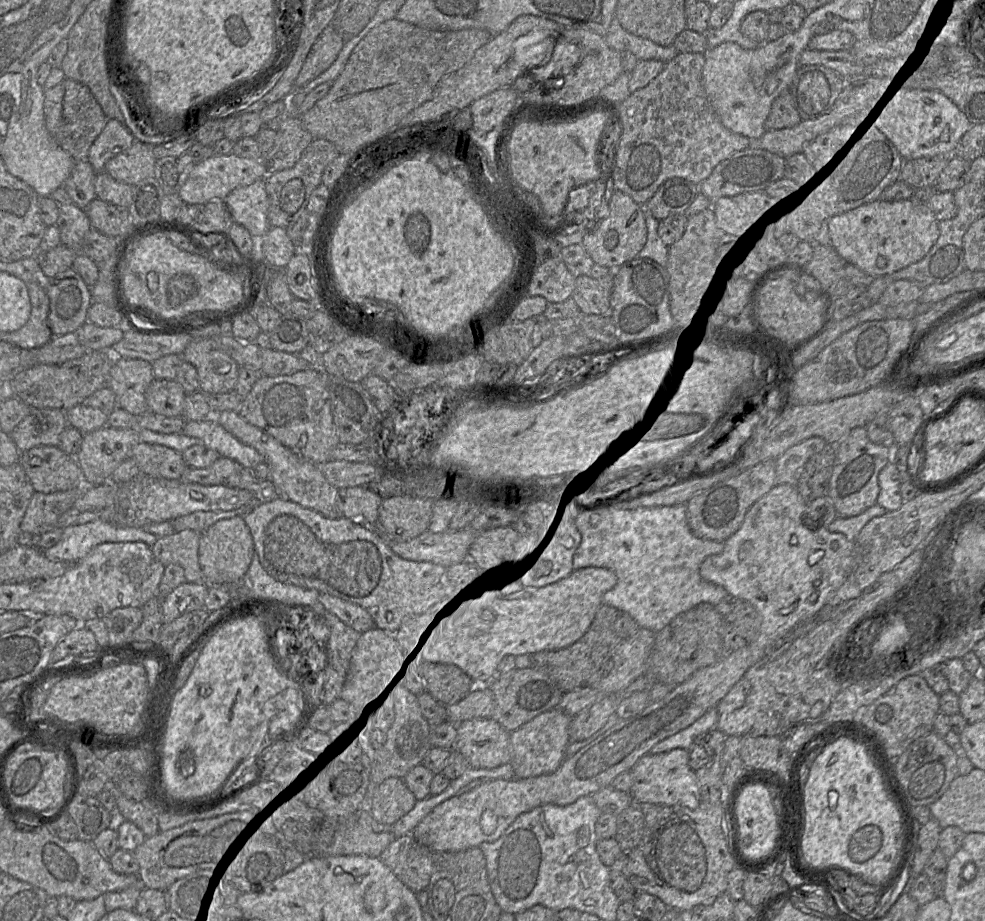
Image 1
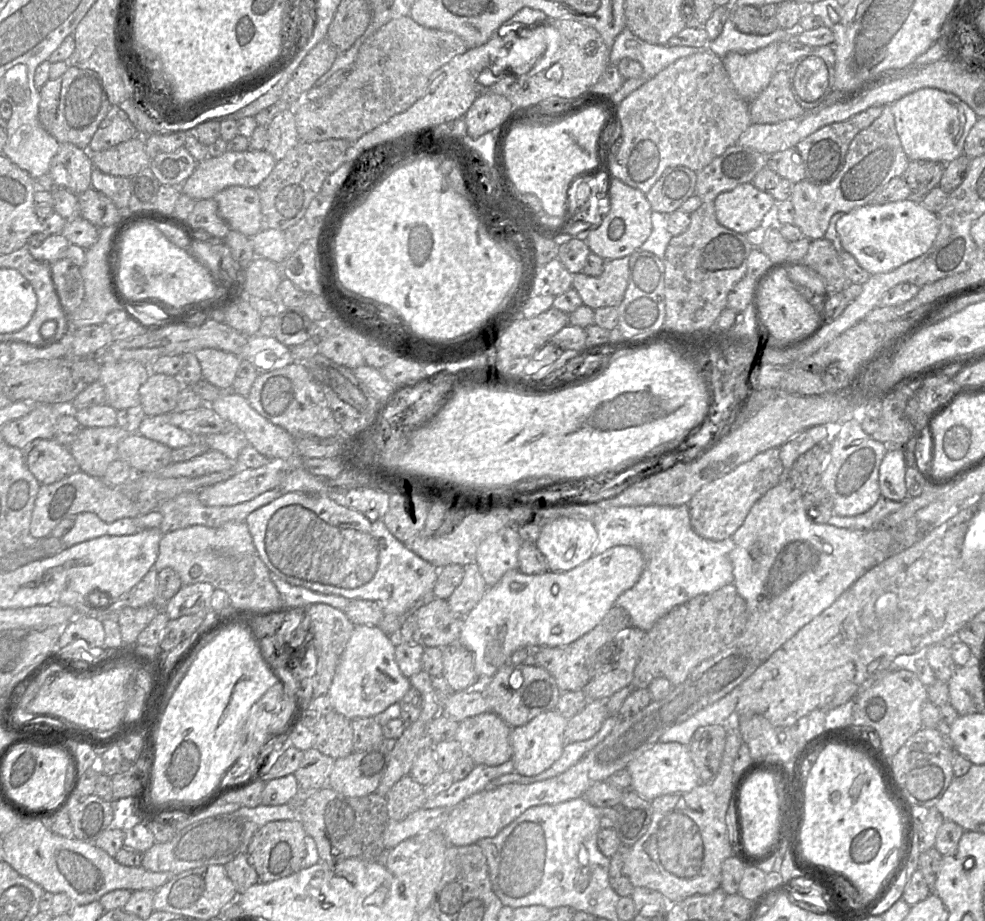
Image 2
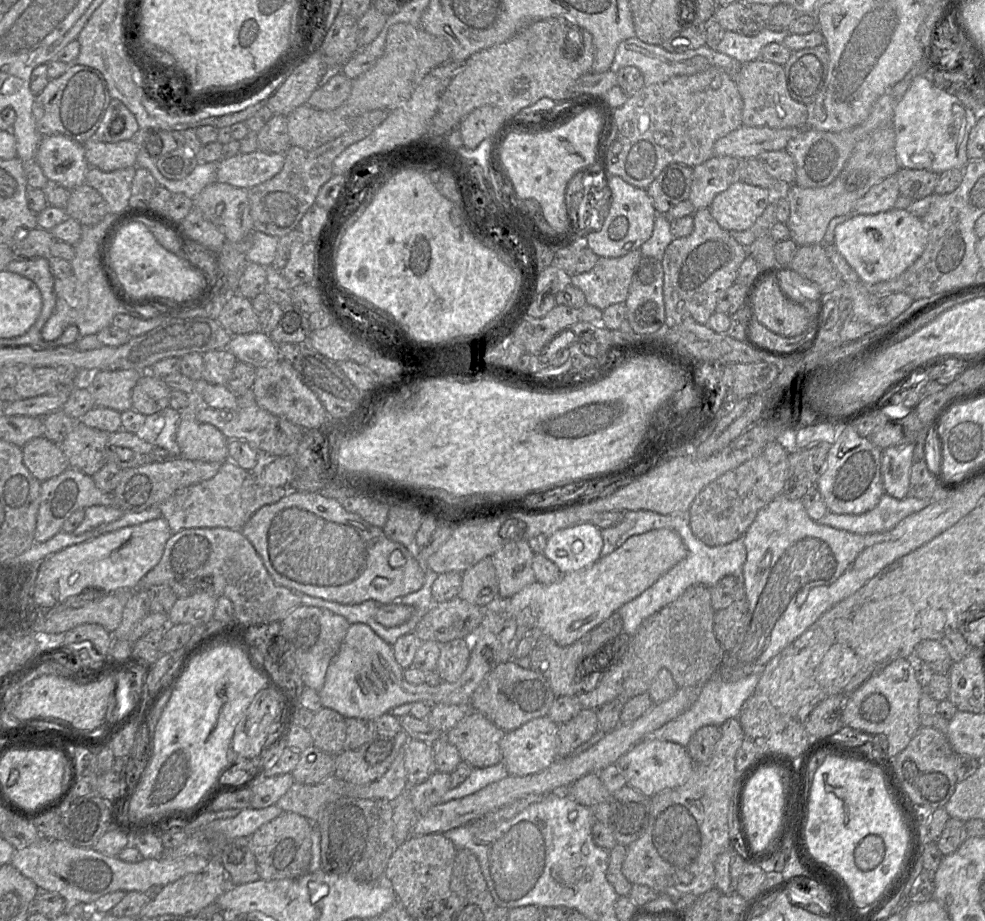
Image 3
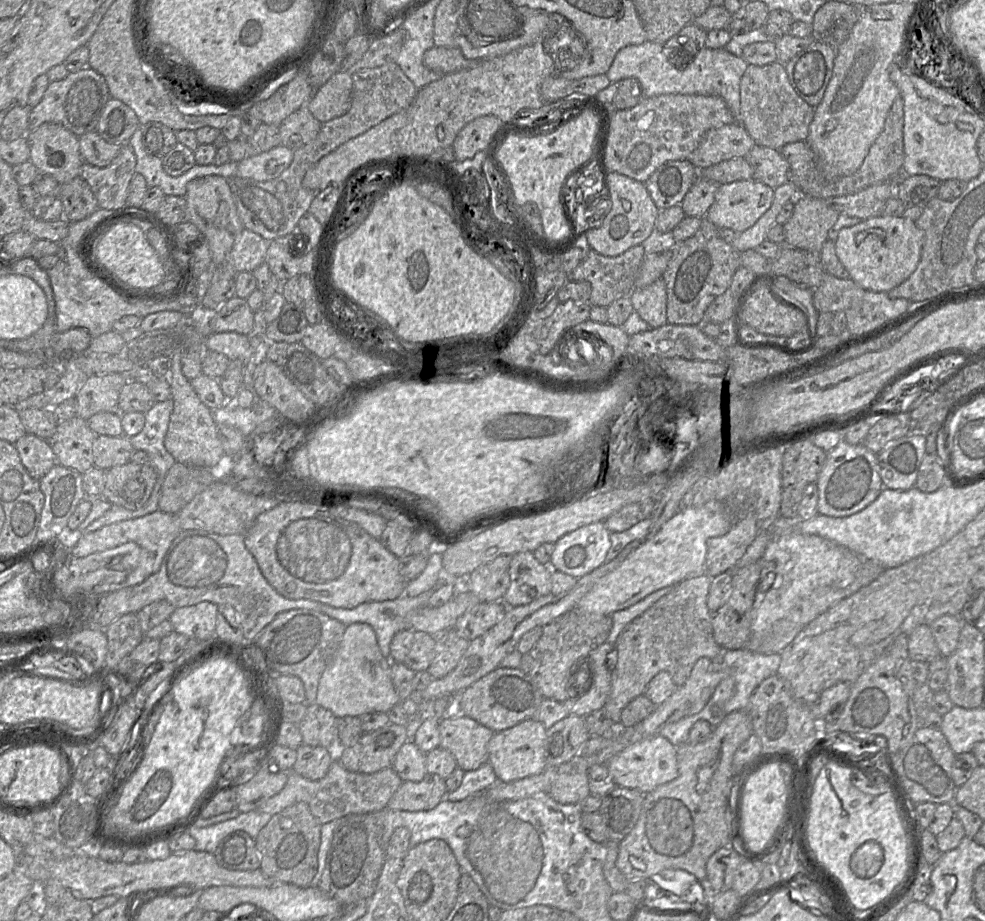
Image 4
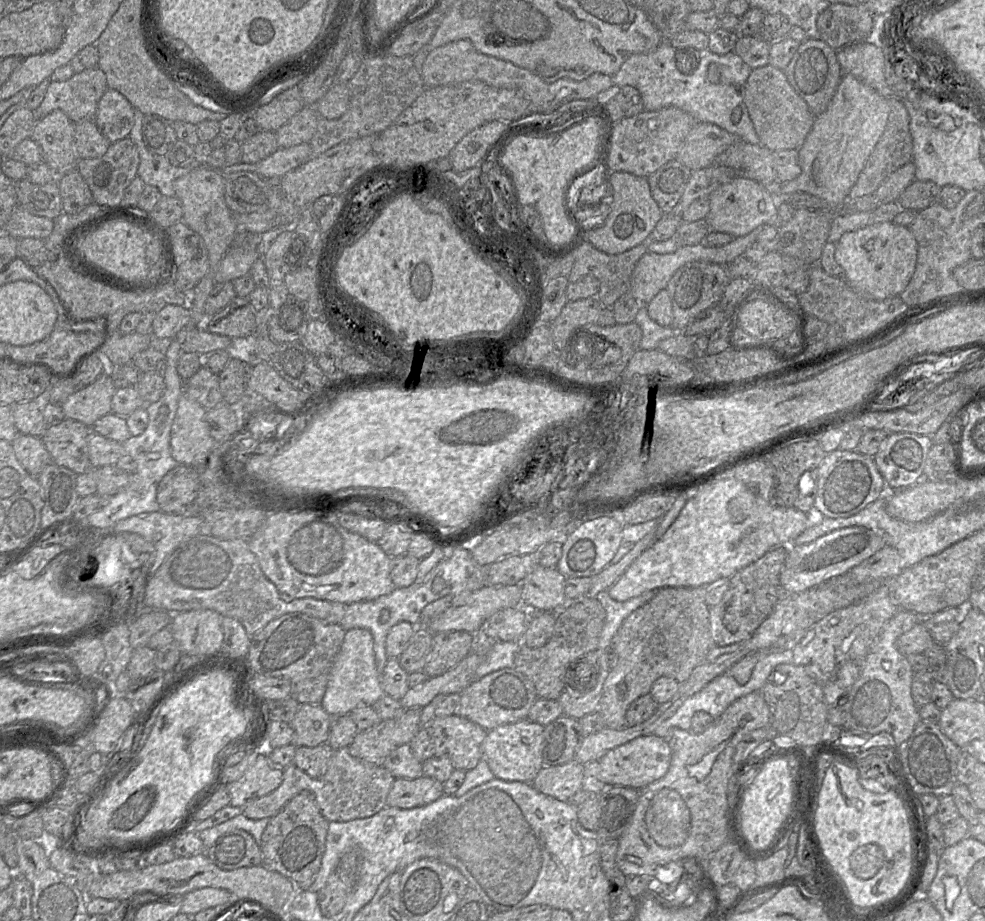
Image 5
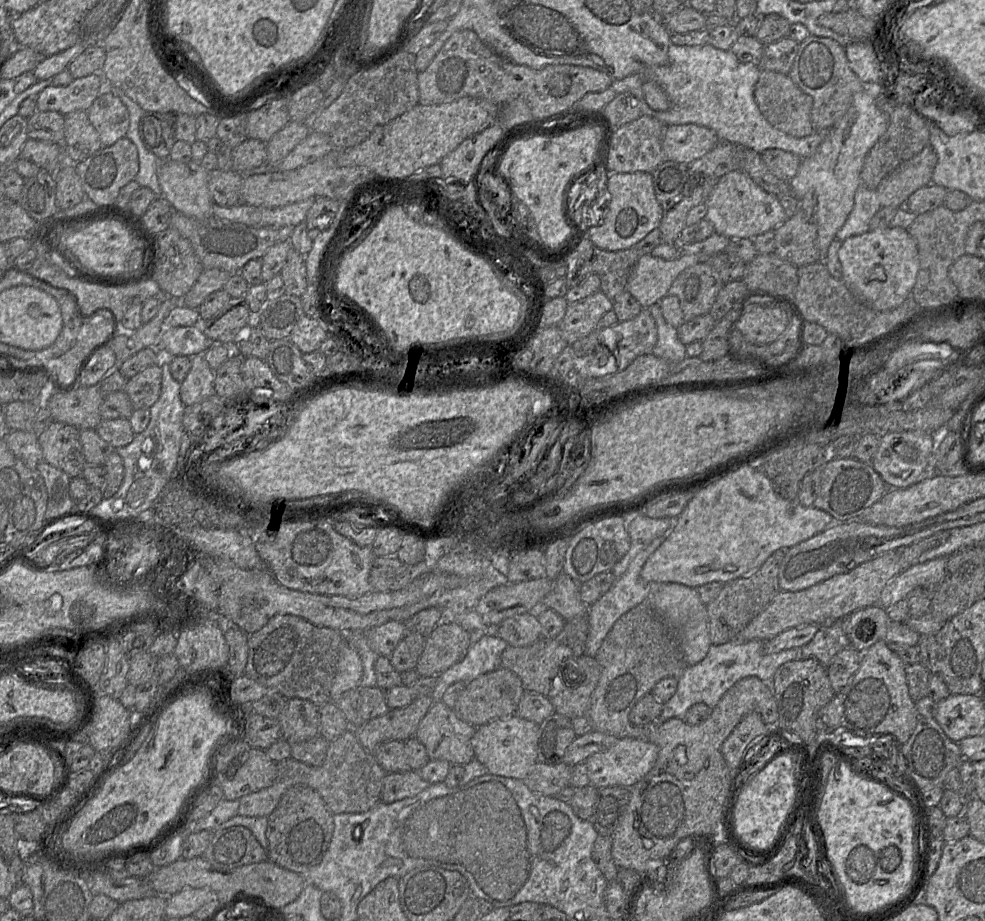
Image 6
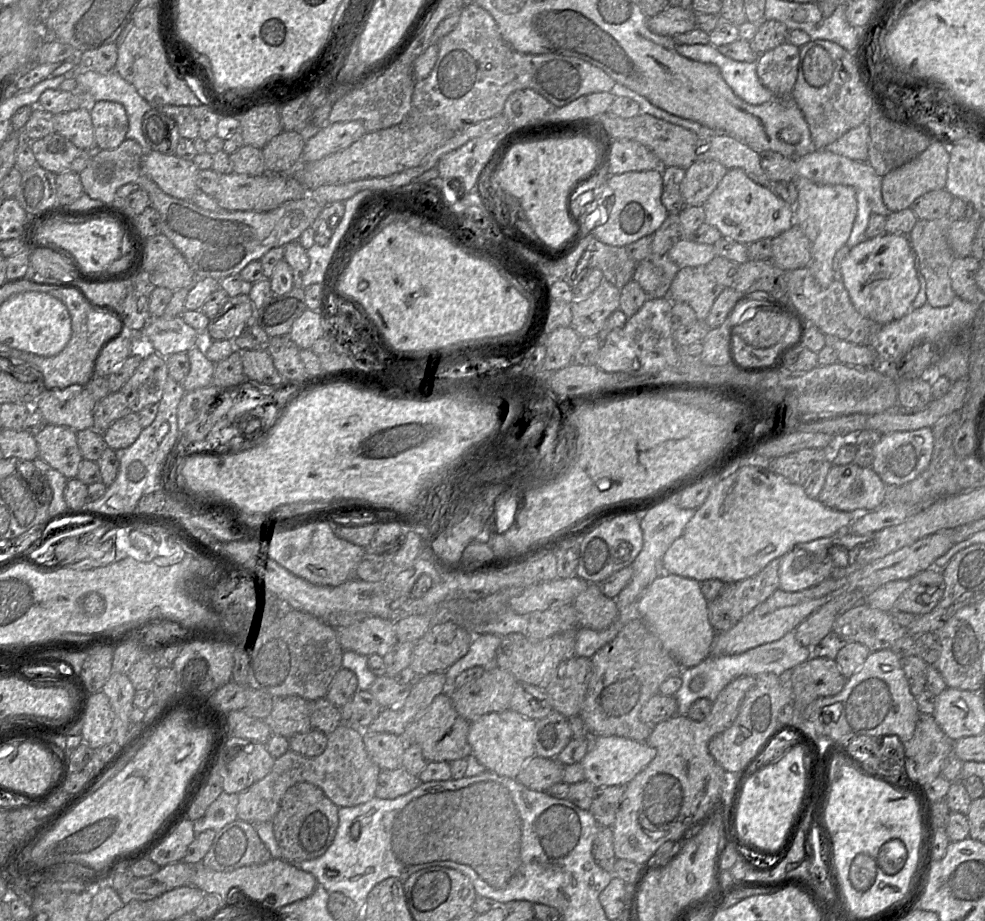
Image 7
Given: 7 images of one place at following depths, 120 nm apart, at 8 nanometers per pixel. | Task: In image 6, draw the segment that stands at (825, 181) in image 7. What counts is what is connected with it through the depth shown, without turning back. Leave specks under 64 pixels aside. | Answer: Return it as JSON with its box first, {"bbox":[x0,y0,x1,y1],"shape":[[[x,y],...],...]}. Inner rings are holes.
{"bbox":[836,184,880,242],"shape":[[[860,184],[855,192],[853,209],[837,232],[836,239],[843,242],[849,237],[870,231],[870,221],[880,208],[876,190]]]}

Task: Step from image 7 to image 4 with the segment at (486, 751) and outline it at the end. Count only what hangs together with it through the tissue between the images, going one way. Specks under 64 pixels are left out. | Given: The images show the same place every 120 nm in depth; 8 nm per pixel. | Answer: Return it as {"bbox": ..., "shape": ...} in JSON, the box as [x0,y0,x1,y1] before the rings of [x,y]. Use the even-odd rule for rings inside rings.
{"bbox":[487,718,547,782],"shape":[[[530,718],[493,734],[487,745],[488,762],[498,782],[513,782],[546,769],[546,731],[547,728],[541,722]]]}

